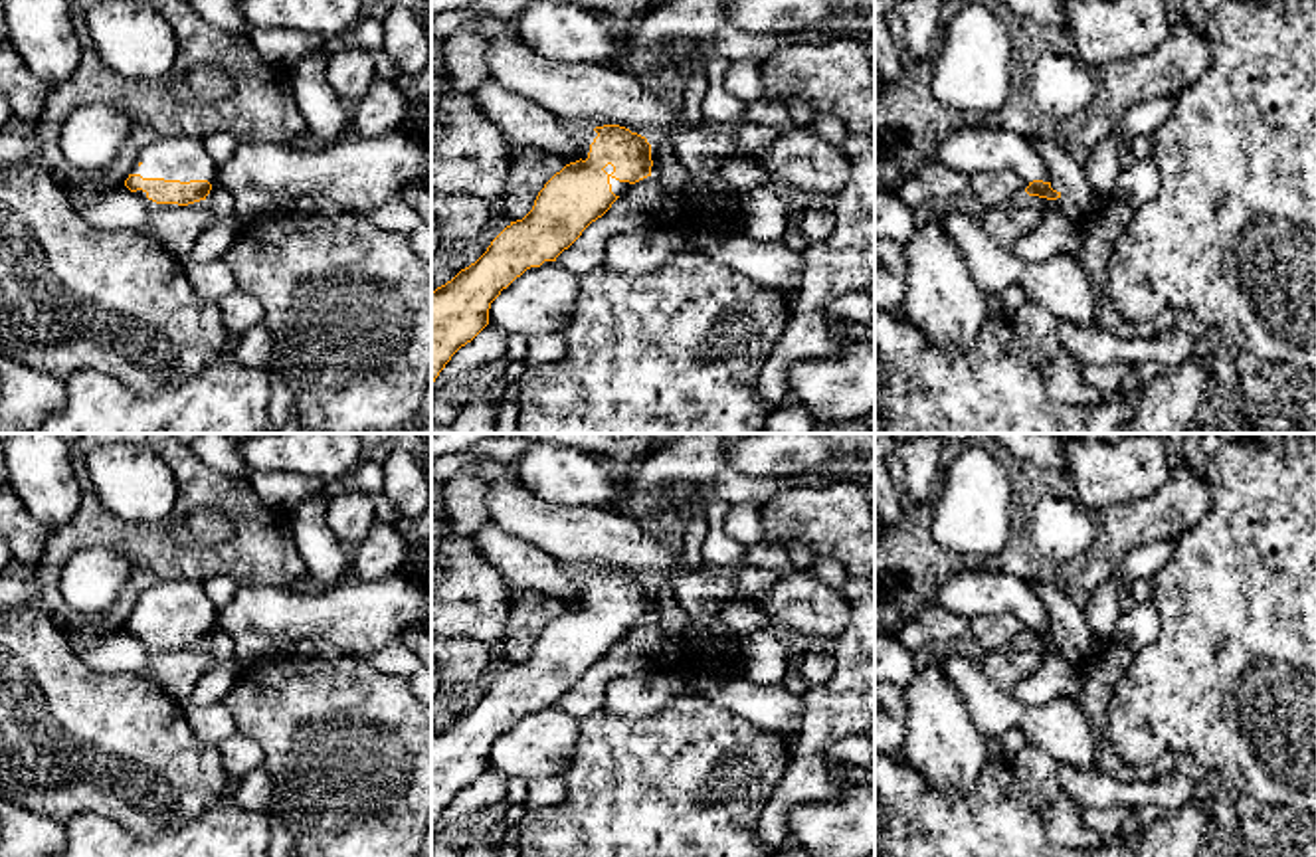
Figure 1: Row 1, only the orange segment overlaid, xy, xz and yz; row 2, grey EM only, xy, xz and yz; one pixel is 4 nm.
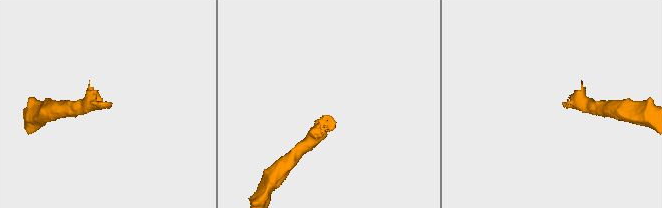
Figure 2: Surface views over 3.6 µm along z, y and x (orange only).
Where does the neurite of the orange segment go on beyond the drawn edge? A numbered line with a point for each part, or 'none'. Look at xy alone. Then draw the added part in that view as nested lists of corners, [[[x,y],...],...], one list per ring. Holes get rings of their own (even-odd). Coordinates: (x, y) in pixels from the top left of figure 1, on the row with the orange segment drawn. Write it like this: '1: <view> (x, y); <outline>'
1: xy (185, 159); [[[196,137],[162,139],[146,144],[131,174],[142,178],[164,178],[164,180],[208,180],[216,184],[218,166],[206,152],[204,141]]]

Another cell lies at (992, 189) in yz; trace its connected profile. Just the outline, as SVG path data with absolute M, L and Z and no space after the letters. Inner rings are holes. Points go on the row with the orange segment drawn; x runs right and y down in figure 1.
M980 172L968 178L968 188L986 210L1009 206L1027 194L1023 182L1011 172Z

